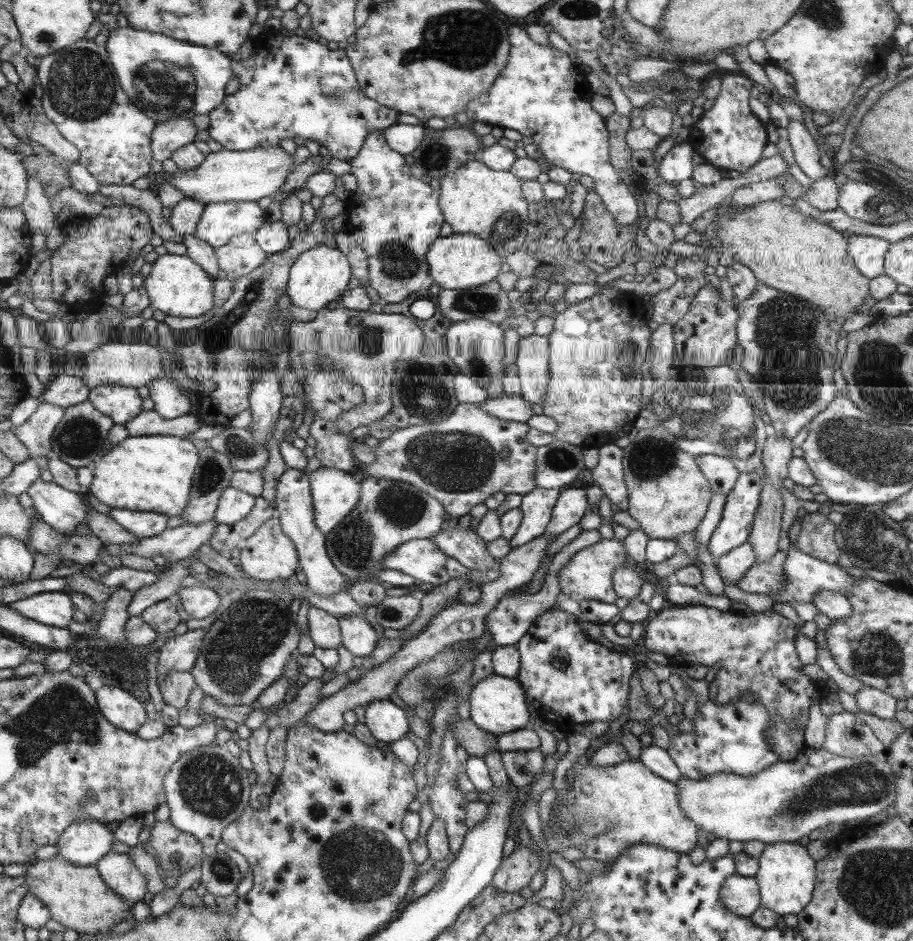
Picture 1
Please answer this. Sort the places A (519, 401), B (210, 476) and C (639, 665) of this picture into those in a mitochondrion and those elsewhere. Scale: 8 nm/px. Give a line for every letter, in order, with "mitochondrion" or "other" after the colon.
A: other
B: mitochondrion
C: other

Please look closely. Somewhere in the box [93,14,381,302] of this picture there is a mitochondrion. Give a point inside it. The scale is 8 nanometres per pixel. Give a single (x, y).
(163, 85)

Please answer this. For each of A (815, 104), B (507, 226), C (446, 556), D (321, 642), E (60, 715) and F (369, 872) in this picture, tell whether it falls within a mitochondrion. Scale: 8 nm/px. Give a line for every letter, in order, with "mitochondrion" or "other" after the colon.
A: other
B: mitochondrion
C: other
D: other
E: mitochondrion
F: mitochondrion

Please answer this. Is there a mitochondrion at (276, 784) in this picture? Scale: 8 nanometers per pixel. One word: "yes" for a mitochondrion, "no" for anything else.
no

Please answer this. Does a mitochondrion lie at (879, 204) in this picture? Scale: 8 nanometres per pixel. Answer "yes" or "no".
yes

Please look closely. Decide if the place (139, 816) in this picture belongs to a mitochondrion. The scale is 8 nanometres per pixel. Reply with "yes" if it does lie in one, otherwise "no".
no

